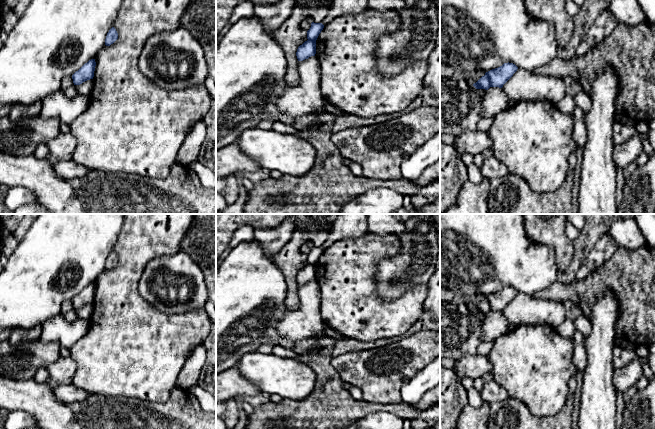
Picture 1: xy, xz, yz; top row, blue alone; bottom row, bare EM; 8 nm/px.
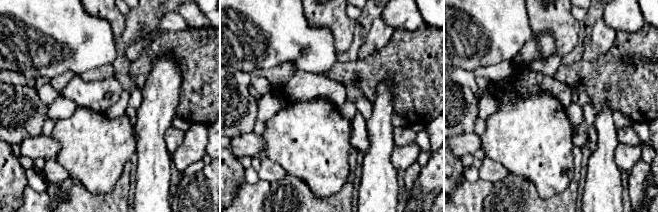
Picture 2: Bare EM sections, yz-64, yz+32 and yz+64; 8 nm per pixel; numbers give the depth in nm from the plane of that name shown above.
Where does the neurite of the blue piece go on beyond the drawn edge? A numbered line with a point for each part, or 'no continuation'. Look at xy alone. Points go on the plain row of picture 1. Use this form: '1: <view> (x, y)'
no continuation

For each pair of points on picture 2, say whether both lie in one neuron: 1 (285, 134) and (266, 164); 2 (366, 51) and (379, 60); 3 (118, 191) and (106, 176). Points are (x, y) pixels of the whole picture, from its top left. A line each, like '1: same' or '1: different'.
1: different
2: different
3: different

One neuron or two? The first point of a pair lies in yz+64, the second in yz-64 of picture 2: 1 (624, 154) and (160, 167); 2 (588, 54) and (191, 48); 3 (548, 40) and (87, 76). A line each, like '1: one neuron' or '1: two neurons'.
1: two neurons
2: two neurons
3: two neurons

